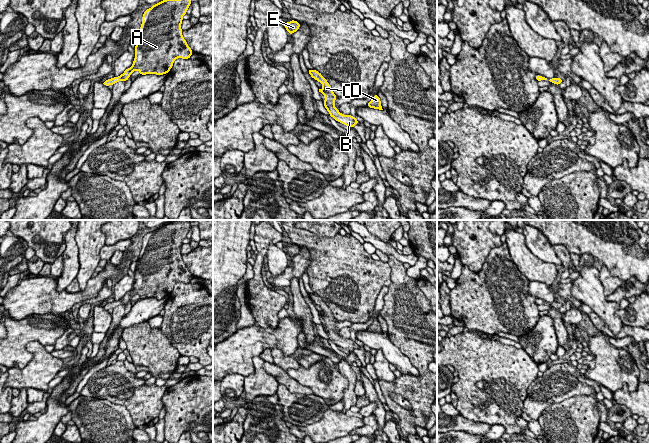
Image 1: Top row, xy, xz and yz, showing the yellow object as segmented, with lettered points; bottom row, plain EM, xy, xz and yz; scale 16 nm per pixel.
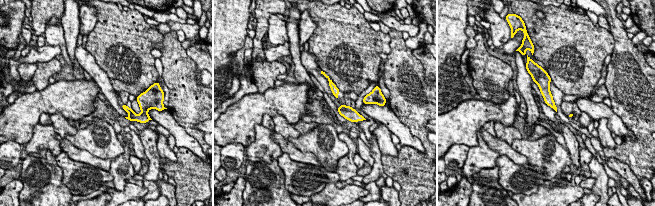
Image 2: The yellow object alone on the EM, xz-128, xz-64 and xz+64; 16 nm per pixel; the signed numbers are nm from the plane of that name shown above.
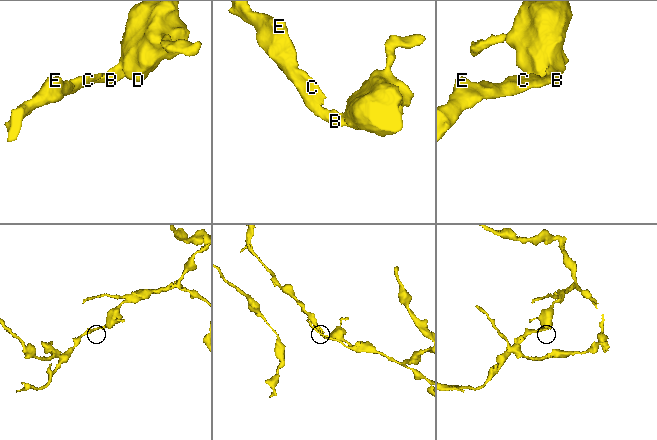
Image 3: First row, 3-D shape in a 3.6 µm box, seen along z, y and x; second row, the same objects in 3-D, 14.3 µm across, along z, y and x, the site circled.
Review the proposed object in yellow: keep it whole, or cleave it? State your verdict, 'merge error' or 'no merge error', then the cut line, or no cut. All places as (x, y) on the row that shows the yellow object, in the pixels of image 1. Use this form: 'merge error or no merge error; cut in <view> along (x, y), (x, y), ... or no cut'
no merge error; no cut

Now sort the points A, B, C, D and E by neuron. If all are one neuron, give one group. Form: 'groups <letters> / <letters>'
groups A B C D E

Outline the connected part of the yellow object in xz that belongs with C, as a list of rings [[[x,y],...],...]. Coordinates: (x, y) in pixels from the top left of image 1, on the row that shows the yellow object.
[[[308,69],[308,73],[311,75],[312,78],[314,78],[316,81],[319,81],[322,84],[323,89],[319,89],[319,92],[321,92],[325,97],[323,103],[325,108],[329,112],[329,115],[333,117],[337,122],[347,125],[350,128],[353,128],[355,125],[357,125],[359,122],[355,117],[351,116],[350,114],[343,115],[335,107],[335,100],[337,96],[334,94],[331,86],[329,85],[327,80],[321,75],[321,73],[312,69]]]

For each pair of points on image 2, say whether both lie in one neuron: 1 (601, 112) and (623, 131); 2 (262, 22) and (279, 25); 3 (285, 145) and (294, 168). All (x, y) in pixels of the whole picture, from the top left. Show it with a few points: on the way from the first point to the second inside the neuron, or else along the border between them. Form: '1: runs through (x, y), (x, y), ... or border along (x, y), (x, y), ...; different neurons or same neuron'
1: runs through (606, 114), (618, 126); same neuron
2: border along (275, 14), (269, 17), (267, 33); different neurons
3: border along (283, 152), (295, 161), (313, 164); different neurons

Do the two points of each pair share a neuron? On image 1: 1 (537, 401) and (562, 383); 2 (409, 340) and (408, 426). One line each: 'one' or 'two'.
1: one
2: one

